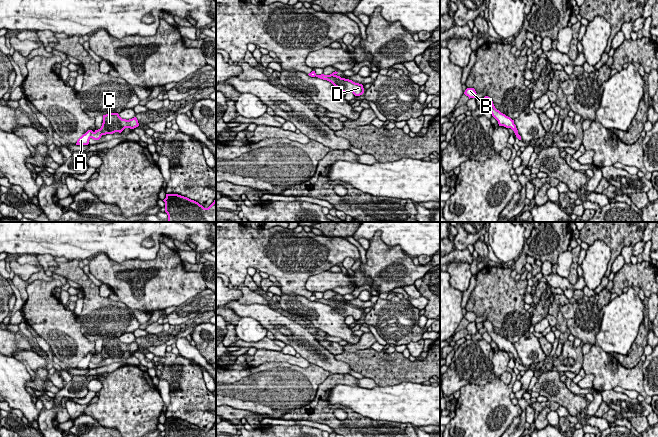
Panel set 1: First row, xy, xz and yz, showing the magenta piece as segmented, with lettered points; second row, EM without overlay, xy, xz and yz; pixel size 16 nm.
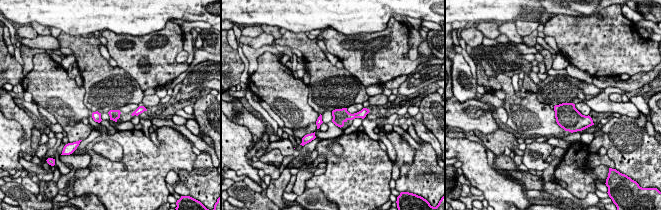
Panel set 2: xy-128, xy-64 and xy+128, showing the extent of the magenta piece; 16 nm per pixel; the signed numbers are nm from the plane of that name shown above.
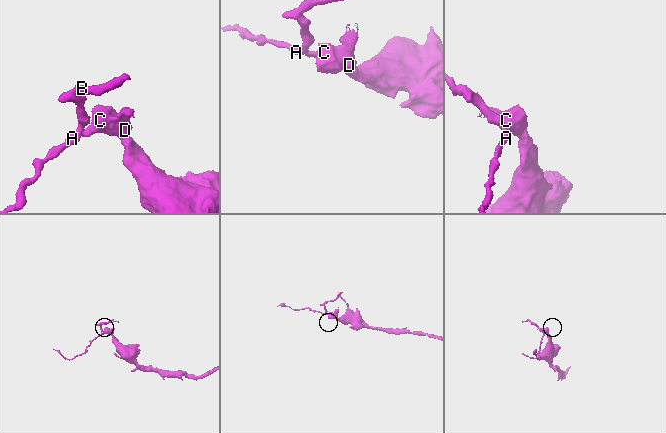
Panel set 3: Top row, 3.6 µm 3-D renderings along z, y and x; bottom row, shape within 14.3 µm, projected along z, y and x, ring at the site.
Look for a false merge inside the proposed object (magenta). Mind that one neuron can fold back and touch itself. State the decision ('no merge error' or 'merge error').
merge error

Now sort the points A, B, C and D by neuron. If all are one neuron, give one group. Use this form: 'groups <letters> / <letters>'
groups A B / C D

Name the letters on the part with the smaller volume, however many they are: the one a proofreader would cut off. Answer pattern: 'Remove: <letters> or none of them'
Remove: A, B

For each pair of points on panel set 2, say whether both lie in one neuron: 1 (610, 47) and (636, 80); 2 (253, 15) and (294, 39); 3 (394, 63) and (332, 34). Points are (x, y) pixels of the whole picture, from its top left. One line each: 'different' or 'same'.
1: different
2: different
3: same

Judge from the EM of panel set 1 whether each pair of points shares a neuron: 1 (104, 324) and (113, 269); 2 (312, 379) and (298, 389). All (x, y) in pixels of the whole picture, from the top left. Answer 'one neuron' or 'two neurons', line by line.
1: two neurons
2: one neuron

